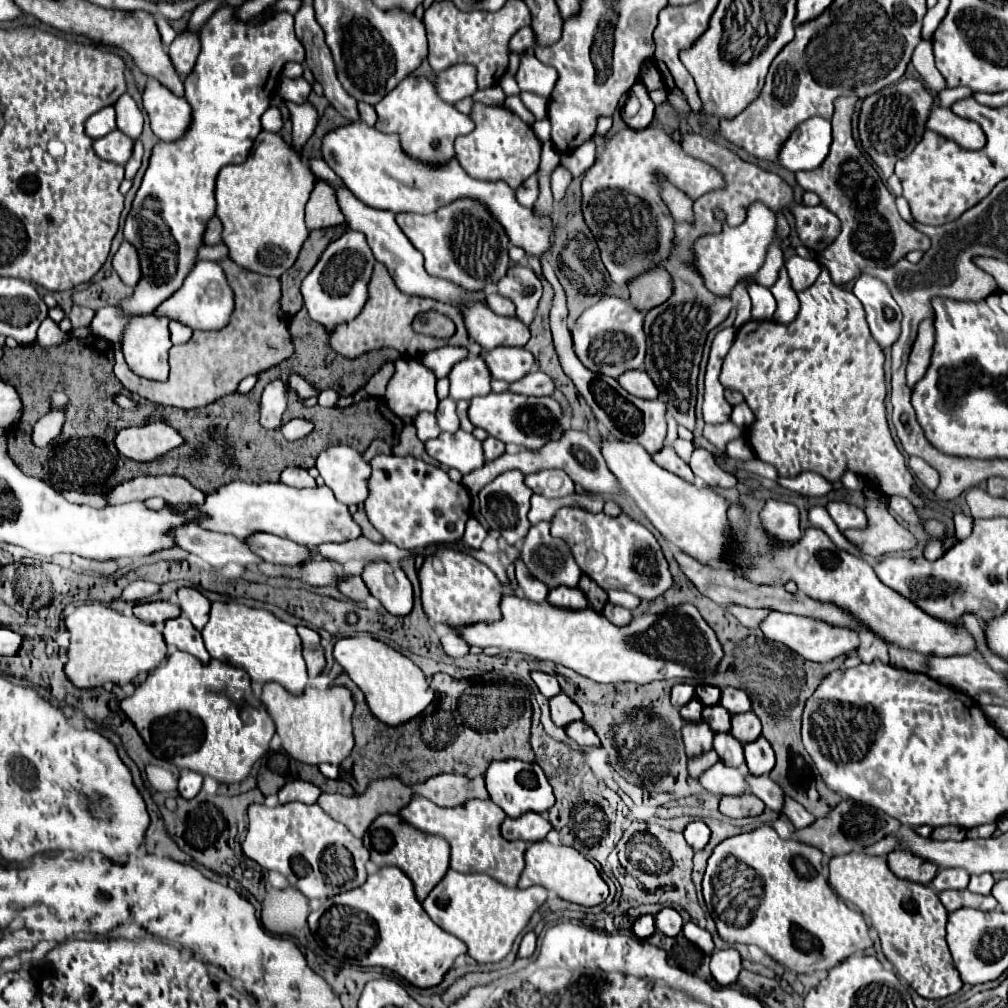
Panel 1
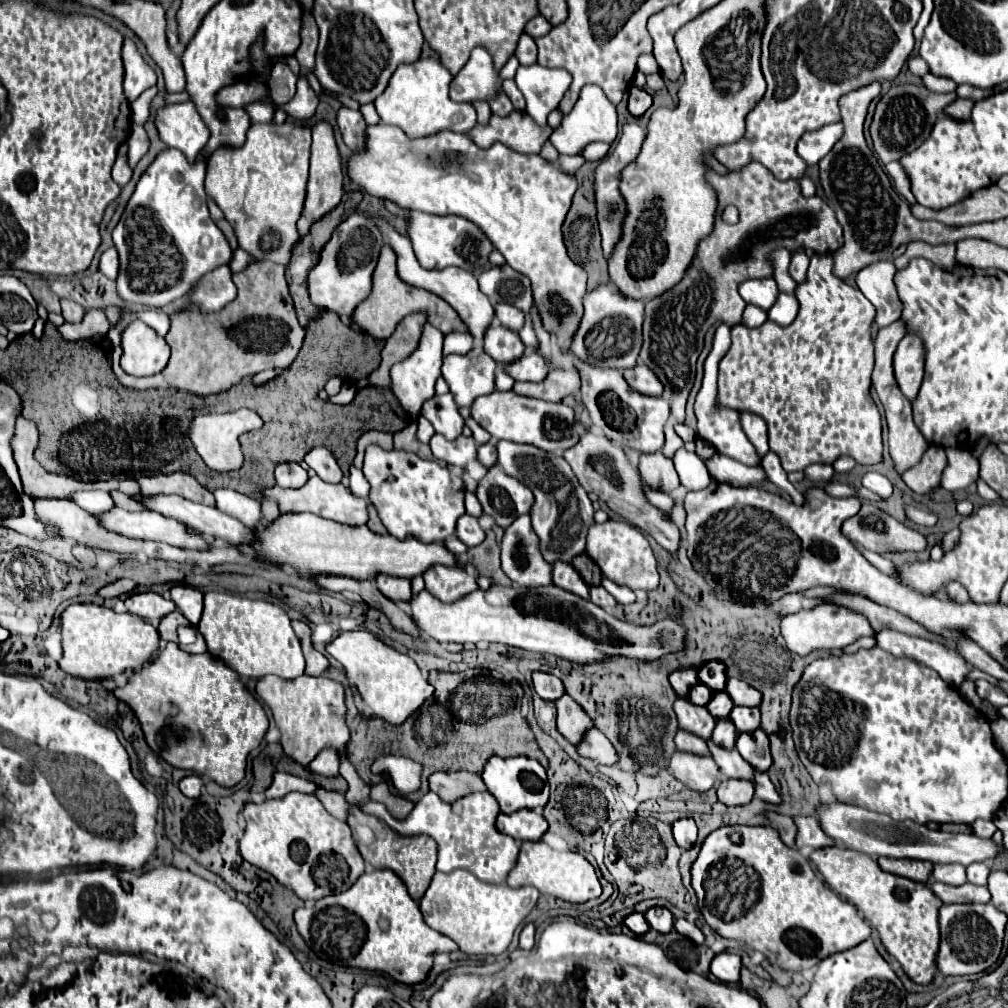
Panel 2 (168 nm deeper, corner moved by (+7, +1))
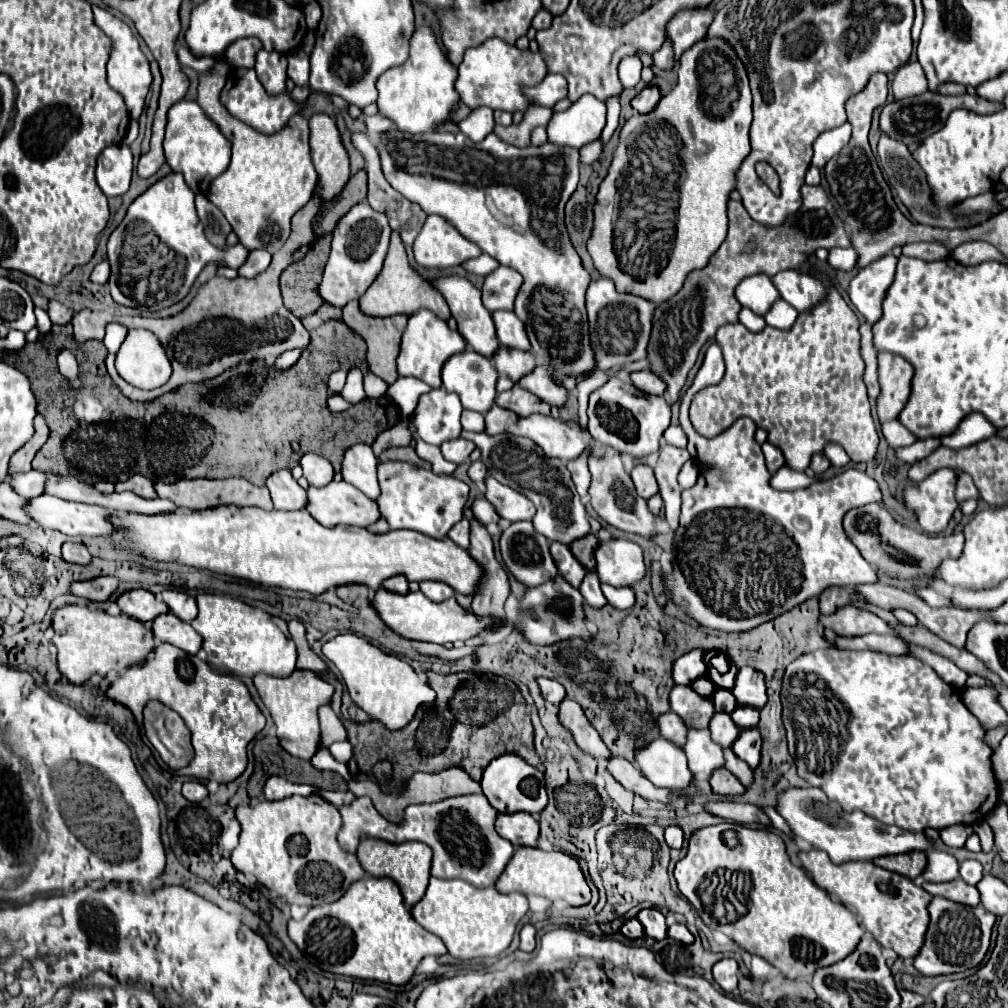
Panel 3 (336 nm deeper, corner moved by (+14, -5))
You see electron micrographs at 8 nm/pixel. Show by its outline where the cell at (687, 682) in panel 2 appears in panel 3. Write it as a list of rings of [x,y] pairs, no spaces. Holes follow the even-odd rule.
[[[692,650],[692,652],[680,656],[680,658],[674,662],[672,680],[674,680],[674,684],[686,686],[686,684],[692,684],[692,680],[704,676],[706,670],[708,670],[708,668],[706,668],[706,664],[704,664],[704,652]]]

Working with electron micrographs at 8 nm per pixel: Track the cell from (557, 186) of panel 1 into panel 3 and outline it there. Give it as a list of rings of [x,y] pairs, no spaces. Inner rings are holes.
[[[596,140],[596,144],[588,144],[588,146],[584,146],[584,150],[580,150],[580,162],[592,164],[598,160],[600,152],[602,152],[602,144],[600,144],[600,140]]]

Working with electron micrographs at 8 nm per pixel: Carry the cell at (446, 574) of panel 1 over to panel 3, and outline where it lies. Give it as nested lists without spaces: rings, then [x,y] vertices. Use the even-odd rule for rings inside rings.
[[[420,582],[420,590],[432,602],[444,602],[454,596],[454,590],[444,582]]]

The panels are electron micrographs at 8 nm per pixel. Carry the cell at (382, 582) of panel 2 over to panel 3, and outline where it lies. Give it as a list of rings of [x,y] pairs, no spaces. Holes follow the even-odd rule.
[[[392,576],[388,580],[384,580],[382,588],[394,592],[394,594],[406,594],[408,592],[408,582],[404,580],[404,576]]]

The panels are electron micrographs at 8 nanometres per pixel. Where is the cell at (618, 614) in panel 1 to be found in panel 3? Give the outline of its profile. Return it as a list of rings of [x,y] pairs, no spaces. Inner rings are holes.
[[[588,572],[580,584],[580,594],[584,596],[584,600],[592,606],[592,608],[604,608],[608,602],[600,590],[600,580],[596,576],[596,572]]]

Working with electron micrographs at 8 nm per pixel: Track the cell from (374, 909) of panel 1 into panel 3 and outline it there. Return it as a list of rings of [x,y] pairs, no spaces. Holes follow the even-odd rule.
[[[372,876],[354,882],[340,900],[310,908],[302,920],[290,920],[288,936],[322,970],[394,986],[404,986],[424,956],[448,952],[438,936],[416,924],[404,906],[398,884]]]

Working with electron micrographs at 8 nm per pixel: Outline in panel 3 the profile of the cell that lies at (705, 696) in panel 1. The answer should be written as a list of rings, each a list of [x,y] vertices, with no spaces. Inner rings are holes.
[[[708,664],[708,674],[706,674],[706,676],[710,678],[710,682],[714,682],[714,684],[716,684],[716,688],[726,688],[726,690],[730,690],[730,688],[732,688],[732,684],[734,684],[736,666],[734,666],[734,664],[730,664],[730,670],[728,670],[726,674],[720,674],[720,672],[716,672],[716,670]]]

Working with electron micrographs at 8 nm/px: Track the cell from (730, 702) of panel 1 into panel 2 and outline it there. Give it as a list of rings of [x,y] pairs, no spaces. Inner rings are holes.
[[[729,678],[725,692],[731,694],[731,700],[735,702],[735,706],[759,706],[759,702],[761,702],[759,690],[749,686],[741,678]]]

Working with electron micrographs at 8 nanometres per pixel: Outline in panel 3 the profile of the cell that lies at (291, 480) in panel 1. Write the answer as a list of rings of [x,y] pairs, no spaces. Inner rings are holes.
[[[278,470],[268,476],[266,486],[270,490],[274,510],[302,510],[304,508],[304,488],[292,478],[290,470]]]

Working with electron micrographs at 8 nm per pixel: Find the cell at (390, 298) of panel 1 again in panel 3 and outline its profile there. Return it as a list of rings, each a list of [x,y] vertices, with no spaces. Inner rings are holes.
[[[392,232],[392,236],[390,236],[390,248],[388,248],[388,254],[386,254],[382,272],[372,282],[372,286],[366,290],[366,294],[360,298],[360,310],[366,316],[386,318],[386,316],[396,316],[396,314],[414,316],[422,308],[434,312],[444,322],[448,322],[448,318],[450,318],[450,312],[448,312],[448,306],[444,304],[444,298],[424,278],[420,278],[410,268],[408,256],[406,256],[406,250],[404,250],[404,244],[402,244],[398,232]]]

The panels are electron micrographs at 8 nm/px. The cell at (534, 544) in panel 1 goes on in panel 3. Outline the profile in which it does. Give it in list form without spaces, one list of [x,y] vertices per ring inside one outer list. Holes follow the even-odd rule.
[[[462,432],[462,438],[472,440],[482,450],[482,462],[486,464],[488,474],[492,474],[496,480],[508,484],[510,488],[534,502],[534,530],[546,536],[548,542],[562,542],[568,546],[574,540],[590,534],[586,510],[562,460],[546,458],[544,452],[536,448],[536,444],[532,444],[532,440],[524,440],[518,436],[488,436],[484,432]]]

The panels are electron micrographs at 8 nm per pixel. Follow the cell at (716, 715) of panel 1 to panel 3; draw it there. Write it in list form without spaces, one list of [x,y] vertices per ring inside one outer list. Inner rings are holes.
[[[716,690],[714,694],[712,694],[712,702],[714,702],[714,708],[716,708],[716,712],[734,712],[736,710],[736,698],[732,696],[732,692],[730,690]]]

